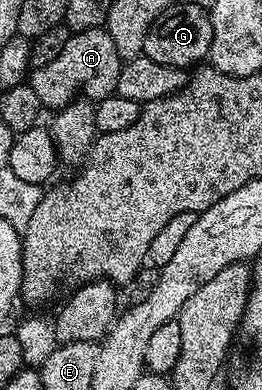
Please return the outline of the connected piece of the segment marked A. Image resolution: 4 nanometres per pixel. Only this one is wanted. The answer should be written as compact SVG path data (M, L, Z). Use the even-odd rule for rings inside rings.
M106 27L72 32L69 42L65 42L61 54L57 54L53 62L31 69L29 83L33 94L37 94L44 109L63 108L66 104L72 104L80 94L88 101L98 102L104 100L106 96L115 95L117 78L121 78L124 63L117 54L117 46L113 46L113 38L109 38Z

